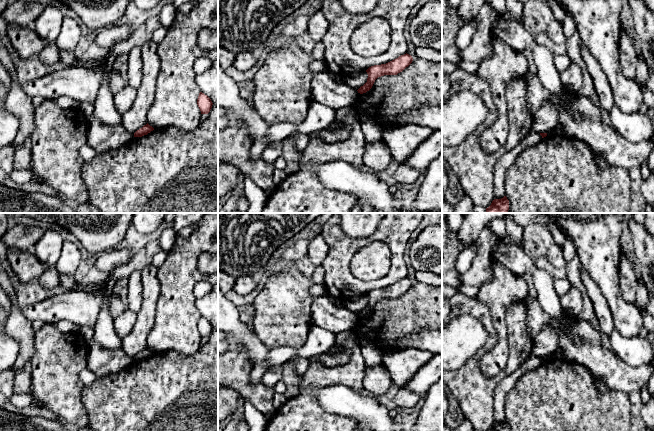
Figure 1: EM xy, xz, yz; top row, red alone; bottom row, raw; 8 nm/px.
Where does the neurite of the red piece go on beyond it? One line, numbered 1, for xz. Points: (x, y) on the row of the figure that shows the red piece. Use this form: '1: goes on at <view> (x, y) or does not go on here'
1: does not go on here

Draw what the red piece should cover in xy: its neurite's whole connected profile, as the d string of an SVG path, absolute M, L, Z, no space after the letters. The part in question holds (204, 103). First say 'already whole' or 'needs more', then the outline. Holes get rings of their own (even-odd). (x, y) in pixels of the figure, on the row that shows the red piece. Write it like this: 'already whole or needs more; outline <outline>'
already whole; outline M200 92L197 99L197 105L201 111L201 114L208 114L212 108L213 103L207 95Z

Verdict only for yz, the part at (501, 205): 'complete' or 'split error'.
complete

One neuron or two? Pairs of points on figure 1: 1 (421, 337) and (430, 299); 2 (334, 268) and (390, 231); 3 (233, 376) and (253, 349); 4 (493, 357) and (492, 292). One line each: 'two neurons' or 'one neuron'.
1: two neurons
2: one neuron
3: two neurons
4: one neuron

